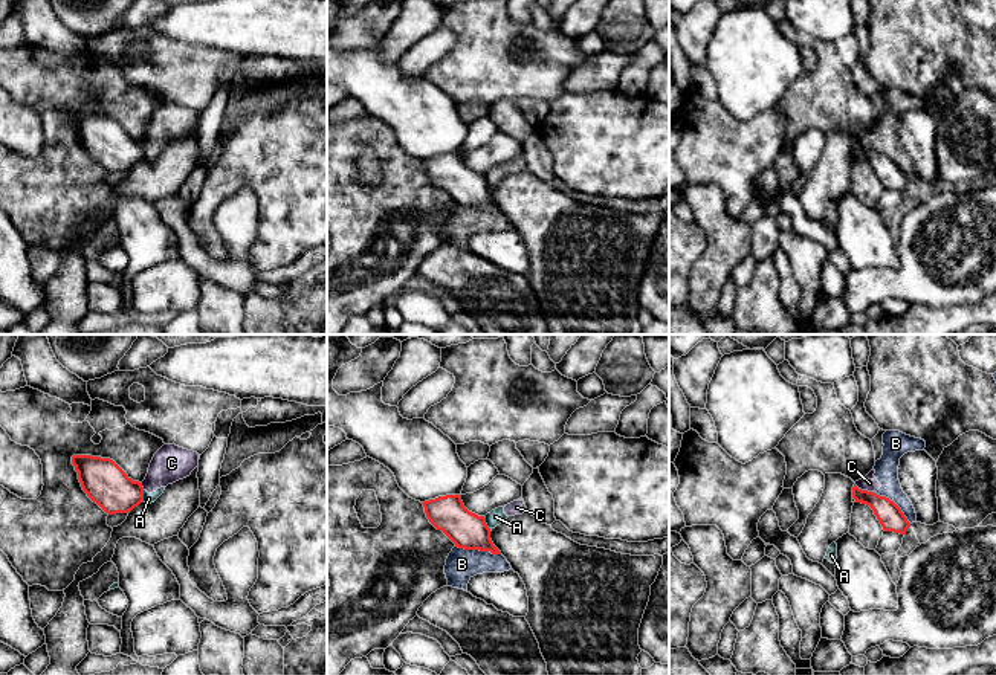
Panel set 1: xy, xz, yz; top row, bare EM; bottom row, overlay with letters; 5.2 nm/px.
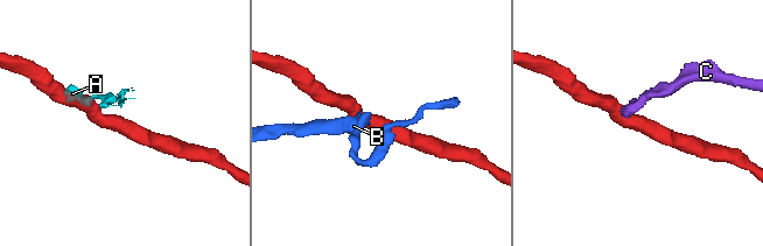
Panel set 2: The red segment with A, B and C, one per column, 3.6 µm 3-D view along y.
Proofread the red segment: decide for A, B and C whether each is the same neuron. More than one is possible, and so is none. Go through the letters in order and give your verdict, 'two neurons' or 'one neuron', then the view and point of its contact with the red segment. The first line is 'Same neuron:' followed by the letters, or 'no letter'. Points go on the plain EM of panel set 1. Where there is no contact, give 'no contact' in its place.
Same neuron: no letter
A: two neurons; meets red in xy at (142, 155)
B: two neurons; meets red in xz at (478, 206)
C: two neurons; meets red in yz at (863, 148)

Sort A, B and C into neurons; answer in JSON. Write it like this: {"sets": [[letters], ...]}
{"sets": [["A", "B", "C"]]}

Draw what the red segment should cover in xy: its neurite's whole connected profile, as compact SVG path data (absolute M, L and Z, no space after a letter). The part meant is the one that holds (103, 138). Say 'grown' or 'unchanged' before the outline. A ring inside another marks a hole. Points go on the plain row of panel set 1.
unchanged | M73 113L72 122L82 148L105 171L128 171L144 160L142 140L133 139L113 118Z

